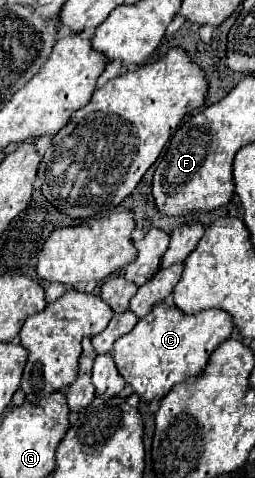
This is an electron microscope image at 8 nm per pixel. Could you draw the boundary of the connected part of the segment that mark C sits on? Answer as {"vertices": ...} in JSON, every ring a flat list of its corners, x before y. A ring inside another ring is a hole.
{"vertices":[[163,300,157,302,153,306,153,310,141,318,135,328,121,336,117,342,115,342,115,348,113,348,113,358,115,358,115,364,119,368,119,372,123,374,125,382,133,386,133,390,143,398,143,400,153,400,153,398,163,398,175,384,183,382,185,378,189,376,197,376,203,366,207,364,209,360,209,354,223,342,231,336,233,332,233,316,225,314,225,310,201,310,199,314,181,314,181,310,177,310,177,306,167,306]]}

